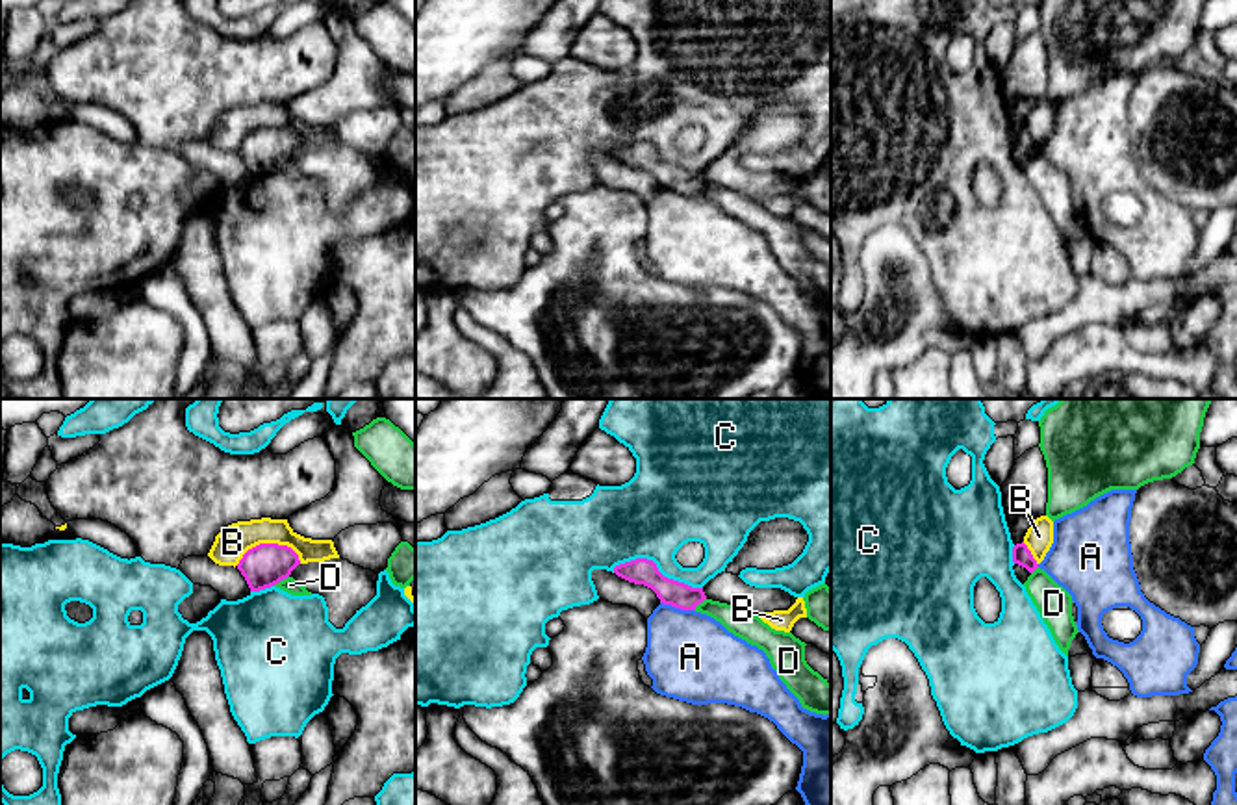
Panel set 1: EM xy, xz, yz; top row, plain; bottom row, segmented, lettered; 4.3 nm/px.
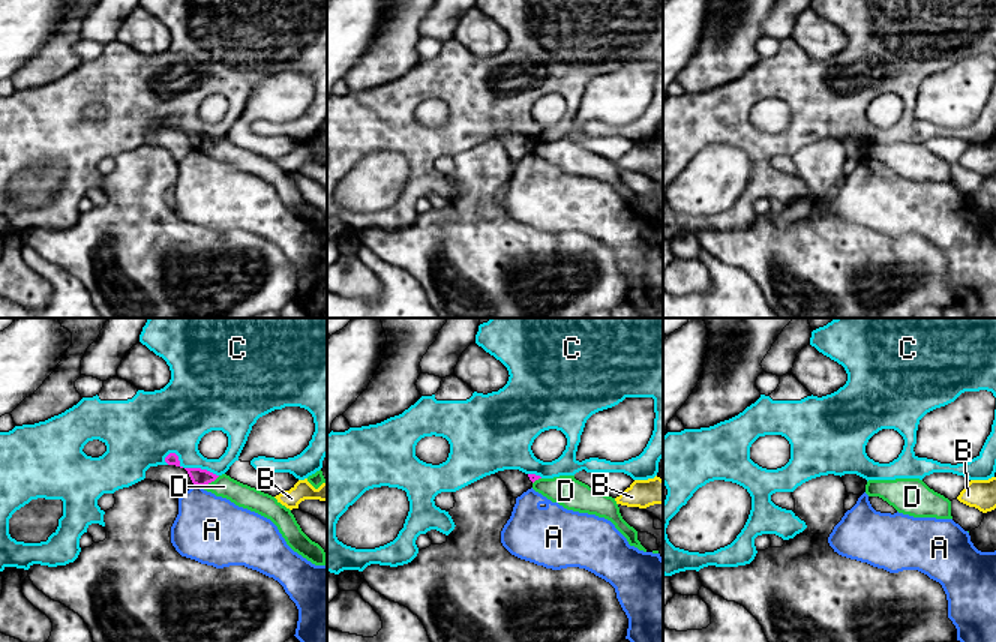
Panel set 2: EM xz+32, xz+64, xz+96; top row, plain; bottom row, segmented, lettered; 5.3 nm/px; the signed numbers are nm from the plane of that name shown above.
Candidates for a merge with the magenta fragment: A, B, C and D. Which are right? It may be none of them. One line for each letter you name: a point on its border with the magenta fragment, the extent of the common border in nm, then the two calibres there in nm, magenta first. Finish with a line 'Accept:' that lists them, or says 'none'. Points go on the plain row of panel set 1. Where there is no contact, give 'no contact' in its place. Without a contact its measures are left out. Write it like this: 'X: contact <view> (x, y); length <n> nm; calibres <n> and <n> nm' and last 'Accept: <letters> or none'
Accept: none

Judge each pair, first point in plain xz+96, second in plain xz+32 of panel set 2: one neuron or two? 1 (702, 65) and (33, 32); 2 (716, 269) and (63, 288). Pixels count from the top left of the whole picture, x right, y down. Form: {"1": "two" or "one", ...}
{"1": "two", "2": "one"}

